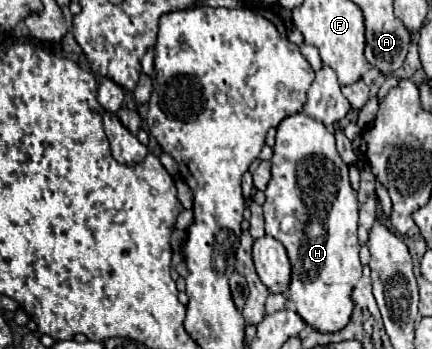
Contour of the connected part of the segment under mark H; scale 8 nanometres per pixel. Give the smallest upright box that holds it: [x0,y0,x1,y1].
[264,112,362,332]

